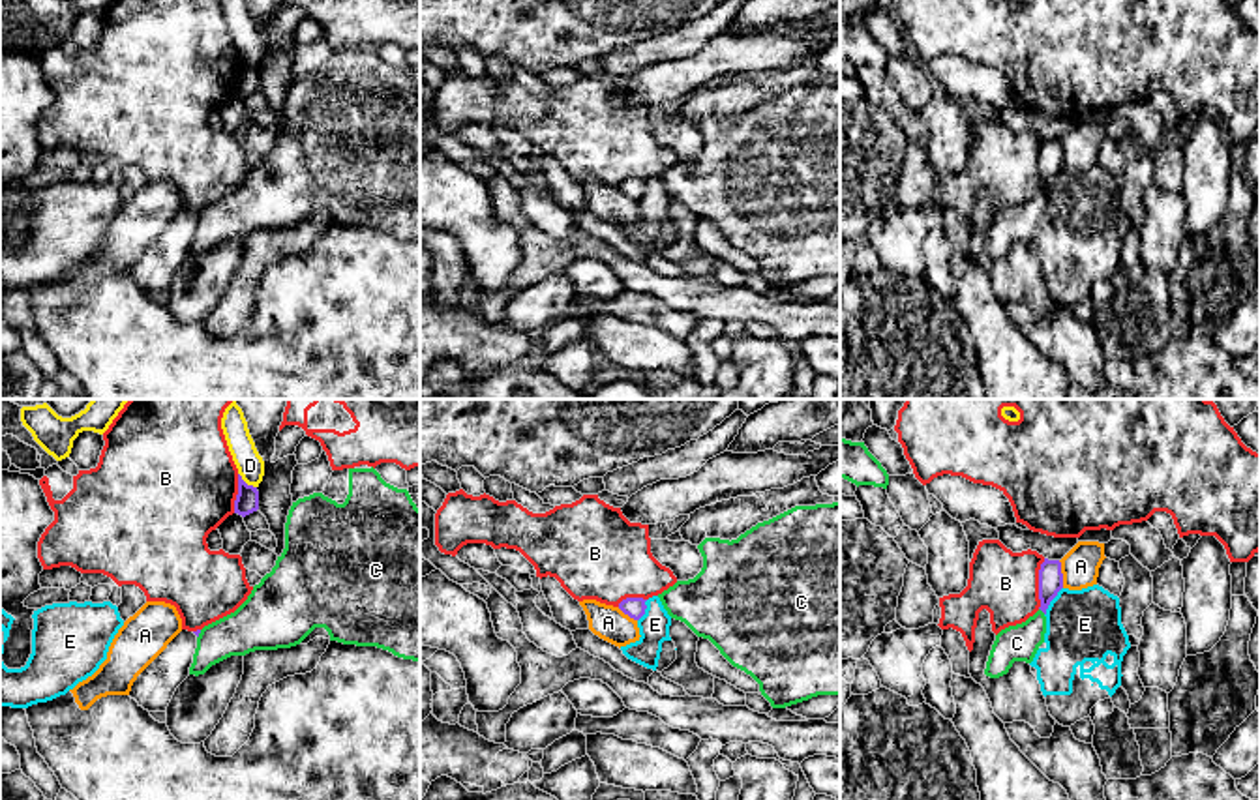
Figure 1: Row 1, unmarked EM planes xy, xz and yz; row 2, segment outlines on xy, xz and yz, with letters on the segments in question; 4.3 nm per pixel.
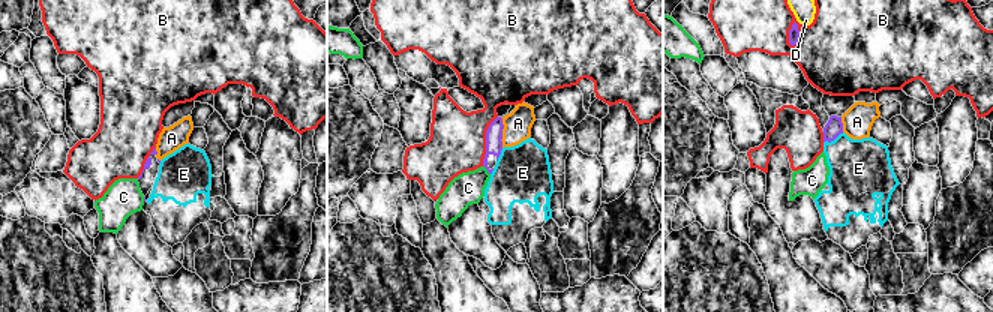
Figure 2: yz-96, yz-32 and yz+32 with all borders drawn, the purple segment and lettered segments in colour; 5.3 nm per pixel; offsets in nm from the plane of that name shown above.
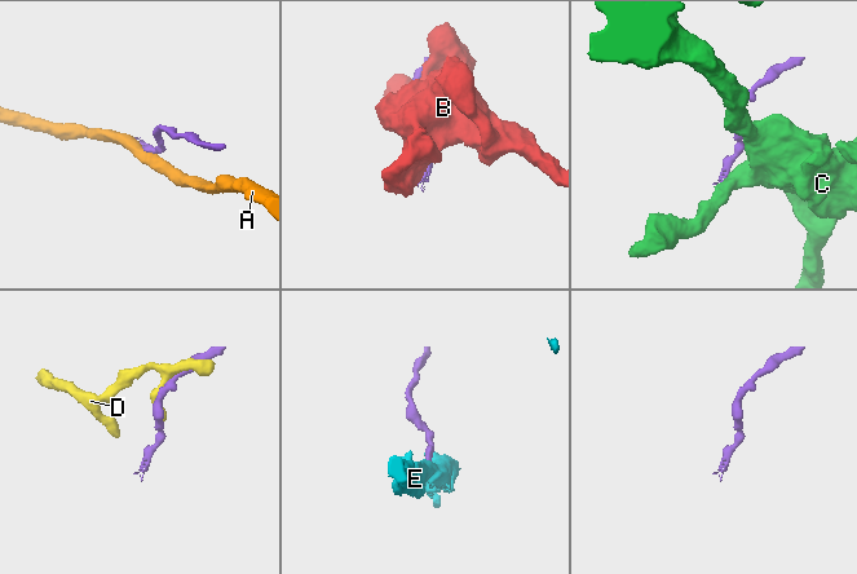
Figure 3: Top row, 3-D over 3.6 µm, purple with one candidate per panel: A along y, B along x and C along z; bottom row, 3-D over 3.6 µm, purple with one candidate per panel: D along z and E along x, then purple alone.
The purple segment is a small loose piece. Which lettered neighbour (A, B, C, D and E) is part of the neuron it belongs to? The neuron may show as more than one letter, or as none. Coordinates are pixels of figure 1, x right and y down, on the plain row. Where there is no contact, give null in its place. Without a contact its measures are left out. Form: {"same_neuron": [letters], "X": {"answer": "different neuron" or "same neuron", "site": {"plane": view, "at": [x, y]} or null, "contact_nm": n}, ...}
{"same_neuron": [], "A": {"answer": "different neuron", "site": {"plane": "yz", "at": [1062, 154]}, "contact_nm": 120}, "B": {"answer": "different neuron", "site": {"plane": "yz", "at": [1039, 163]}, "contact_nm": 220}, "C": {"answer": "different neuron", "site": {"plane": "yz", "at": [1043, 192]}, "contact_nm": 40}, "D": {"answer": "different neuron", "site": {"plane": "xy", "at": [244, 62]}, "contact_nm": 100}, "E": {"answer": "different neuron", "site": {"plane": "yz", "at": [1050, 180]}, "contact_nm": 150}}

